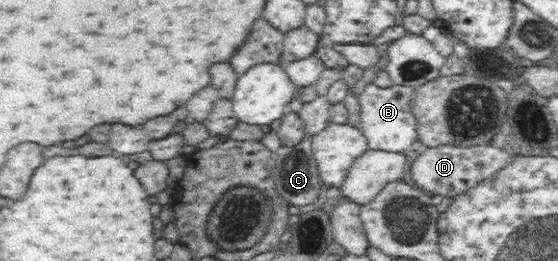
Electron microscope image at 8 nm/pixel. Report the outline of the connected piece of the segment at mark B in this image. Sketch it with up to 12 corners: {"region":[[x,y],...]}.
{"region":[[368,83],[359,128],[369,149],[406,152],[417,138],[416,88]]}

